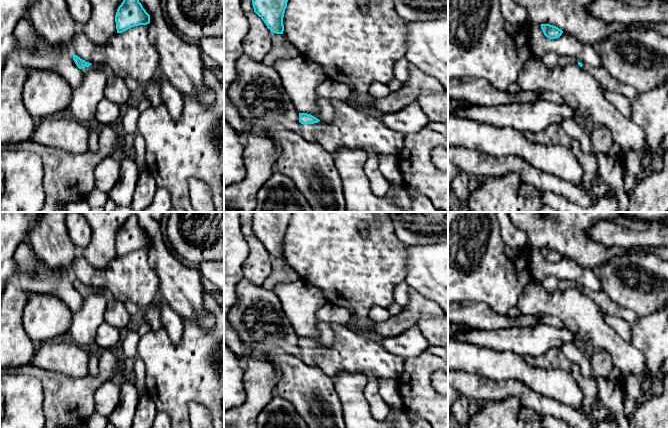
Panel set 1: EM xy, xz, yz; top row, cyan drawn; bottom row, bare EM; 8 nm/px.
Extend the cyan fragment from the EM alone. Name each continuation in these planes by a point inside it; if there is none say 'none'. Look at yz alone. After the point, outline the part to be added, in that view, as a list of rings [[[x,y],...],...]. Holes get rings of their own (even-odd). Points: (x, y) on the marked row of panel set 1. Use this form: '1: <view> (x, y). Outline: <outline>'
1: yz (607, 82). Outline: [[[583,64],[582,69],[592,75],[606,91],[619,93],[630,100],[636,98],[639,94],[634,87],[625,85],[613,78],[603,66],[592,67],[588,64]]]

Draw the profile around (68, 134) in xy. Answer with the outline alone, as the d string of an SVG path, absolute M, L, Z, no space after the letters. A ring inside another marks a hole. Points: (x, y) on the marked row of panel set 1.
M53 116L46 117L35 127L31 140L73 154L83 154L89 150L88 137L88 125L67 116Z

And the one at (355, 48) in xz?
M288 0L283 17L283 34L286 36L288 41L297 48L300 55L316 62L319 66L321 66L329 79L338 83L346 84L350 88L350 96L345 102L359 110L371 105L371 98L369 96L369 87L371 83L373 81L387 83L395 79L394 66L398 60L405 57L407 52L406 20L398 15L394 6L394 0L367 0L367 2L368 11L364 13L360 9L359 0Z

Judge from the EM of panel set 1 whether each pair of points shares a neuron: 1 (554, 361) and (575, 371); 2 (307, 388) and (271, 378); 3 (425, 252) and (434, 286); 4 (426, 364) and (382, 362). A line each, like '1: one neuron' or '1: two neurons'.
1: one neuron
2: two neurons
3: one neuron
4: two neurons

